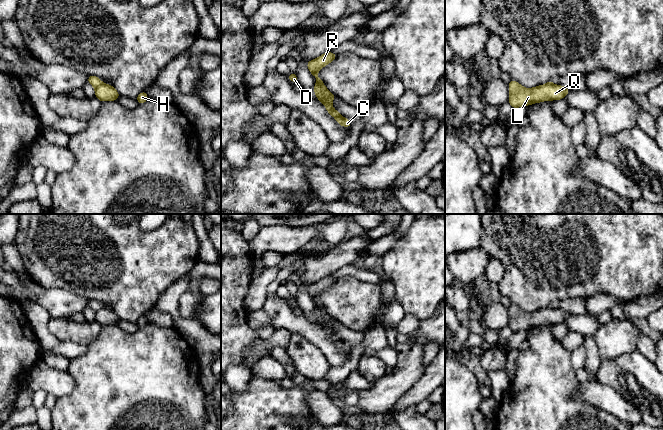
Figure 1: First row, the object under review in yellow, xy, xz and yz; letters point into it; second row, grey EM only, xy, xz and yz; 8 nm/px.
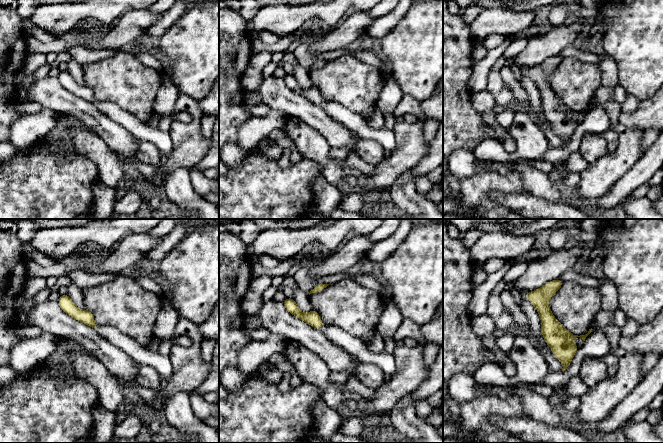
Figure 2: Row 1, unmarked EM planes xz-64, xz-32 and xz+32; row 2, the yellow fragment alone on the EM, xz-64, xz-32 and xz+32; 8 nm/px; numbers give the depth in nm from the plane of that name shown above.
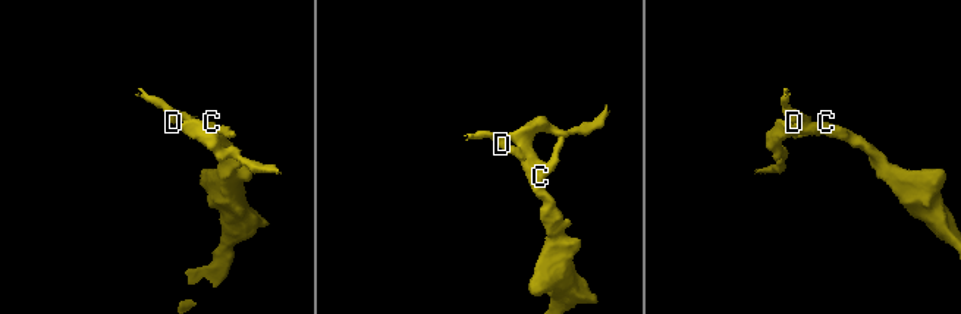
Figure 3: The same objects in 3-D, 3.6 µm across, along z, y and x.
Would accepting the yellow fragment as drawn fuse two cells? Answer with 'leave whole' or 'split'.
split

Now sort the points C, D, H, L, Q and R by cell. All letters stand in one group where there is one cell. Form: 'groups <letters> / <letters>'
groups C H L Q R / D

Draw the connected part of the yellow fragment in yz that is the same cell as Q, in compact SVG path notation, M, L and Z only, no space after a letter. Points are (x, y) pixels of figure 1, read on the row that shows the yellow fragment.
M513 79L508 86L510 91L508 103L513 109L542 101L560 100L570 92L564 86L548 83L528 89Z

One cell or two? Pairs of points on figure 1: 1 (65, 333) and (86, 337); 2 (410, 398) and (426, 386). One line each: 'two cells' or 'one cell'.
1: one cell
2: one cell

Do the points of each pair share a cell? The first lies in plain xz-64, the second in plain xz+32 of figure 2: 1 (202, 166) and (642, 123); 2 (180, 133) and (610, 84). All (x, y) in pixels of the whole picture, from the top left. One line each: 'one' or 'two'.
1: two
2: two

